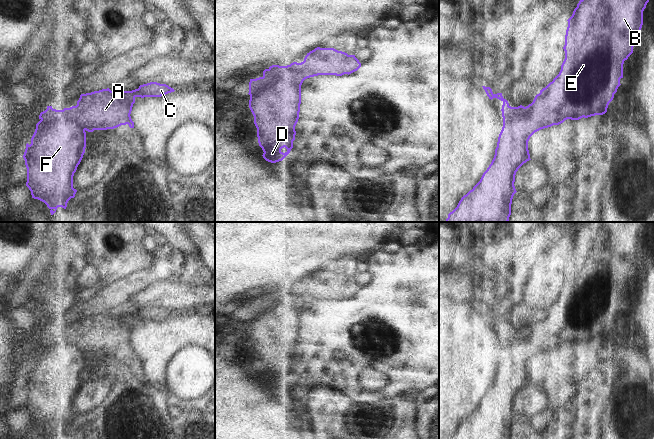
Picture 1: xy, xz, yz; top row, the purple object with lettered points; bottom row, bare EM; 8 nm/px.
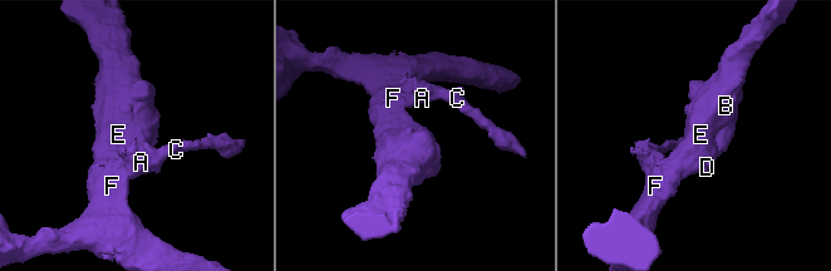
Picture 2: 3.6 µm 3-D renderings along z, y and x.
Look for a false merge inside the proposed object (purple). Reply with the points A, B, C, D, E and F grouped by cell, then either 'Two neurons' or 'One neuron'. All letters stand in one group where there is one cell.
Groups: A C / B D E F. Two neurons.

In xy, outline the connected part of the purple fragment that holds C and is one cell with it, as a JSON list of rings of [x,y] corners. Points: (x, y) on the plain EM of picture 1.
[[[150,306],[132,315],[113,316],[109,312],[81,318],[76,330],[64,332],[71,342],[80,342],[88,356],[114,353],[128,348],[134,352],[131,335],[136,321],[161,321],[175,314],[166,308]]]

